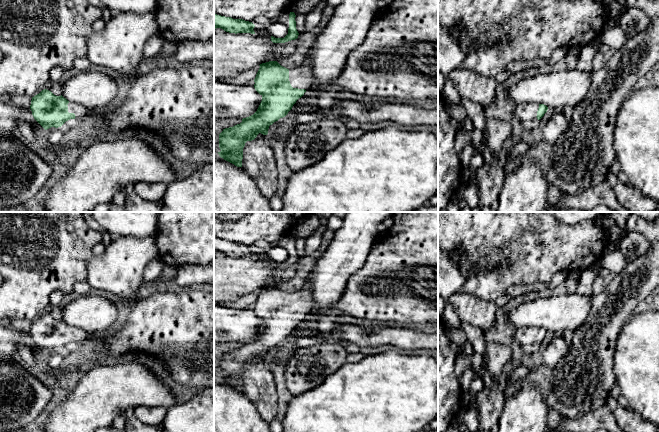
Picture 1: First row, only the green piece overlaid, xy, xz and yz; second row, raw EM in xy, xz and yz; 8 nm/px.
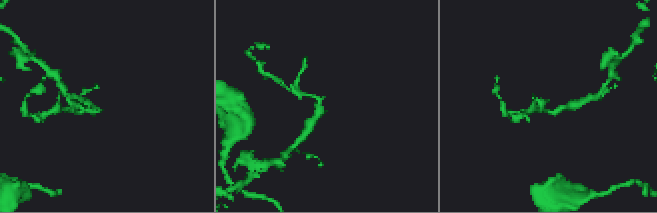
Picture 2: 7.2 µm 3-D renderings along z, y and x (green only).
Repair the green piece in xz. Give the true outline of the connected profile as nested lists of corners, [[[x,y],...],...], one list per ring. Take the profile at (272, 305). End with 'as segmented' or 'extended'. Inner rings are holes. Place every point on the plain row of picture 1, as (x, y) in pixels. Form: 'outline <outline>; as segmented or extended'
outline [[[311,271],[297,292],[289,294],[277,285],[259,289],[254,312],[262,320],[262,325],[253,339],[243,342],[240,348],[223,353],[219,358],[221,375],[218,378],[221,382],[242,391],[245,367],[254,364],[259,357],[267,359],[269,350],[285,341],[314,307],[310,283]]]; extended

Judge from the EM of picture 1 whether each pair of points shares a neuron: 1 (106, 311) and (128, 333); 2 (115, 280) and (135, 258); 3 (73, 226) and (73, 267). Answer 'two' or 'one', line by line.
1: two
2: one
3: one

